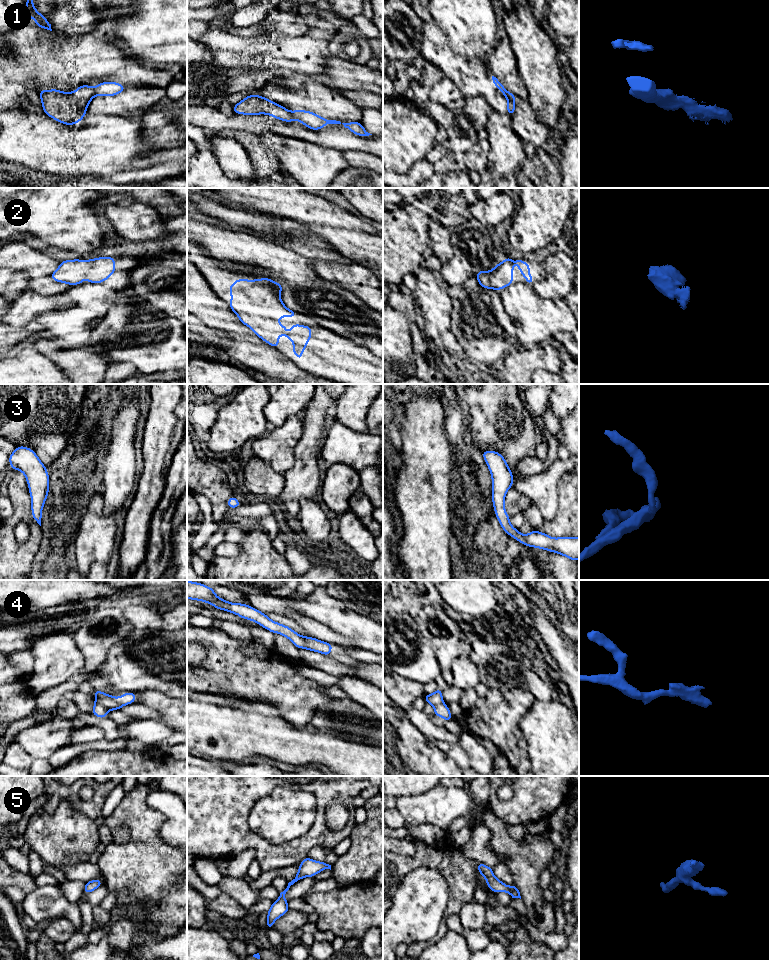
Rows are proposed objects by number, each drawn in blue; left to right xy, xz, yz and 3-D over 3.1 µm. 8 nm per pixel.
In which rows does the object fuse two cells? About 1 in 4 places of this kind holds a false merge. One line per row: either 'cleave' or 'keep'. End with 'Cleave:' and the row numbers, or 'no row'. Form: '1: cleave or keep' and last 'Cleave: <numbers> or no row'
1: cleave
2: keep
3: keep
4: keep
5: keep
Cleave: 1

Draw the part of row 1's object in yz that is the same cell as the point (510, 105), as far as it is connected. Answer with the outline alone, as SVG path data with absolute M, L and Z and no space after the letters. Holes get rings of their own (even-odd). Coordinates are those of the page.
M492 76L492 80L493 80L494 86L497 89L499 89L501 93L506 97L507 90L502 85L502 83L494 76ZM507 98L507 113L510 115L513 115L515 113L515 104L512 101L510 101L508 98Z

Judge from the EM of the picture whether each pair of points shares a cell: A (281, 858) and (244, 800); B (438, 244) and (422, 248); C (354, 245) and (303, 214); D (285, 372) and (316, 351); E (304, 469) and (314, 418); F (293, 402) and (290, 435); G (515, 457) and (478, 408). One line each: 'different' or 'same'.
A: same
B: different
C: same
D: different
E: same
F: different
G: same

